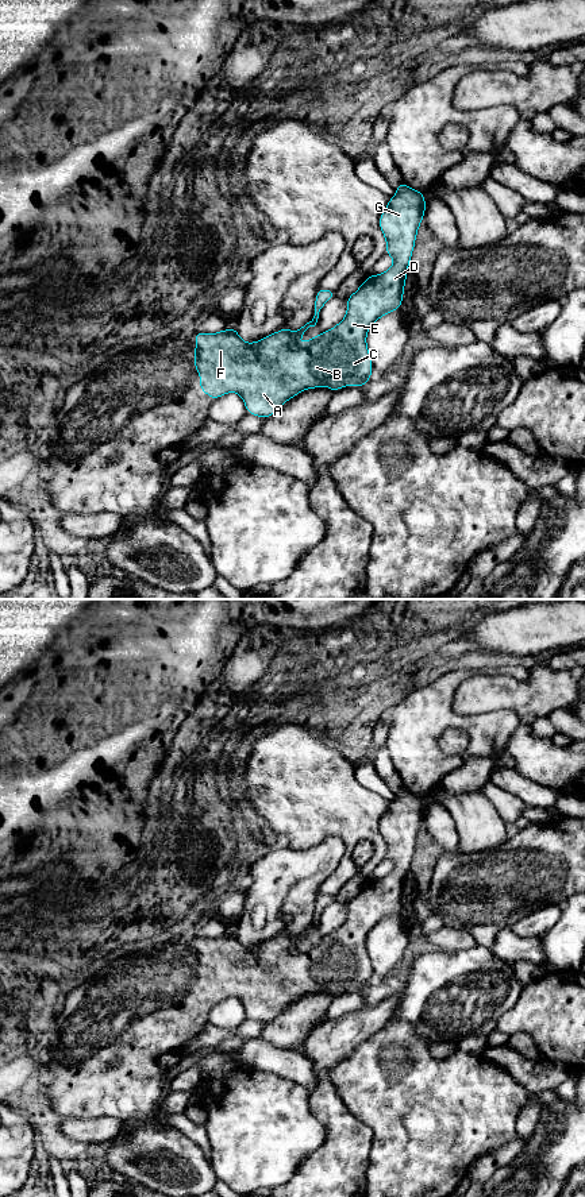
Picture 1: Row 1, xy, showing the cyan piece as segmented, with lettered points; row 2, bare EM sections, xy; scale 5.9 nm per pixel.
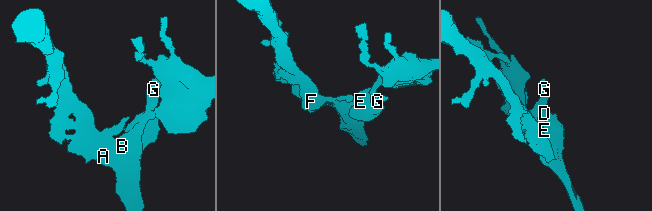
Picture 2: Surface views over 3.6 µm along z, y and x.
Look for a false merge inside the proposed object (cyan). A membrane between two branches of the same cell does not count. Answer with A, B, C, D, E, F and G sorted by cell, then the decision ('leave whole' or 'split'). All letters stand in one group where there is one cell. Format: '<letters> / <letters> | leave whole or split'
A B C D E F G | leave whole

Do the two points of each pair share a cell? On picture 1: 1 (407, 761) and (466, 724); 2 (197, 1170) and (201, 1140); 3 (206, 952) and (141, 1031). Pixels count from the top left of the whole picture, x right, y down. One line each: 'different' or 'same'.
1: same
2: different
3: same

